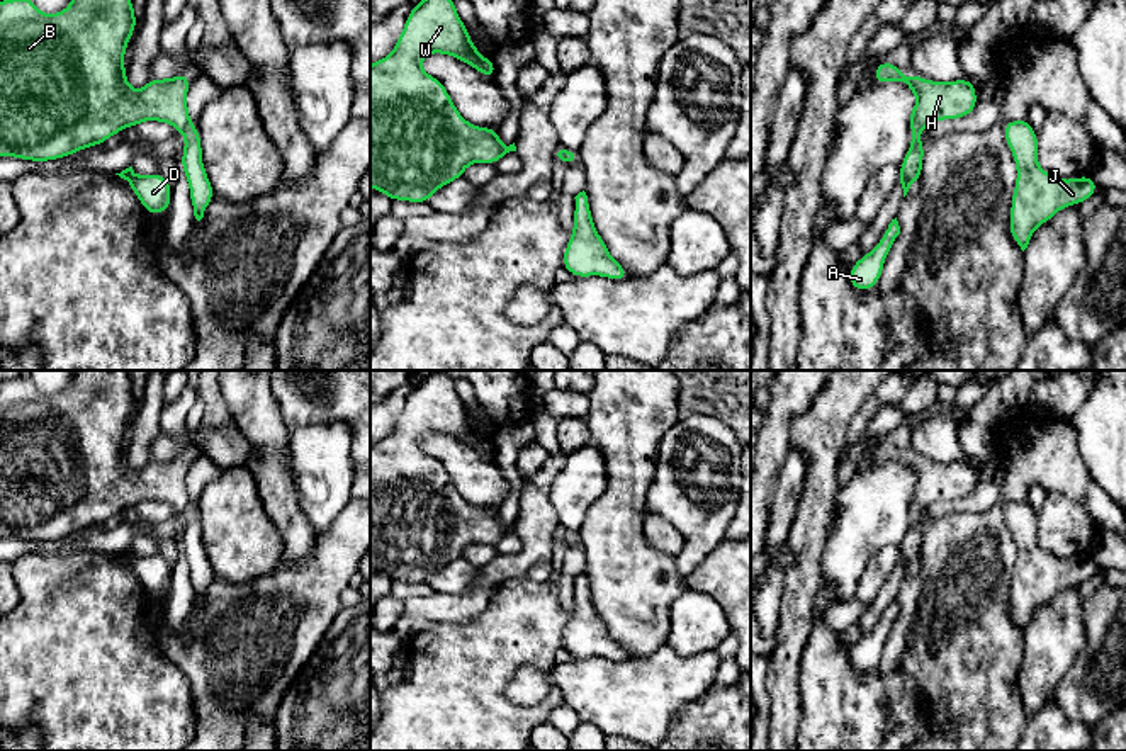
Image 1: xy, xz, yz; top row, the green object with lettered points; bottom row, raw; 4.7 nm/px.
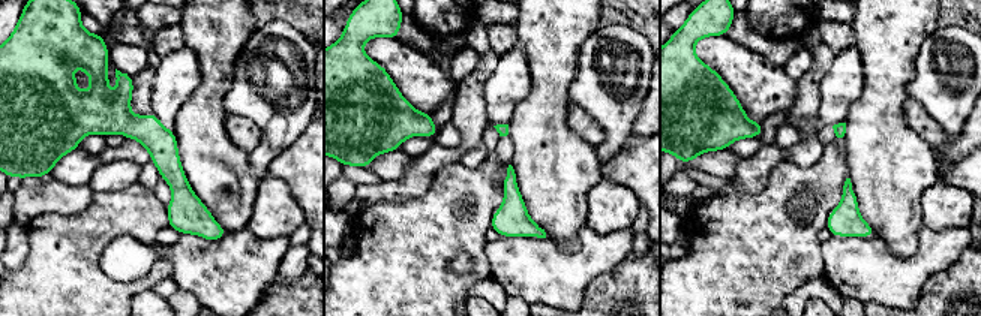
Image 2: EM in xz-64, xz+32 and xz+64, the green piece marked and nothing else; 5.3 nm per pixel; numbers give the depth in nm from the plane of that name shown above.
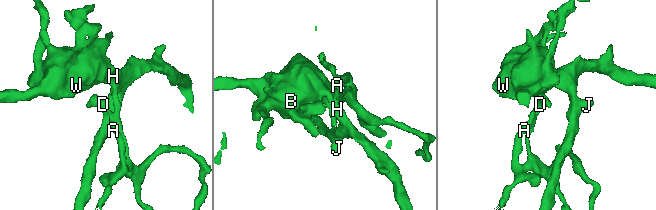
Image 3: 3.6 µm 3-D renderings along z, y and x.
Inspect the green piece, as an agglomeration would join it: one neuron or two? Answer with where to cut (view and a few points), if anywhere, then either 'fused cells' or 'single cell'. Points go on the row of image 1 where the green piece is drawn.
cut yz (911, 124), (923, 128); fused cells

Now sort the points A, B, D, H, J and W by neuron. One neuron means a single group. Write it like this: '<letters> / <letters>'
A D / B H J W

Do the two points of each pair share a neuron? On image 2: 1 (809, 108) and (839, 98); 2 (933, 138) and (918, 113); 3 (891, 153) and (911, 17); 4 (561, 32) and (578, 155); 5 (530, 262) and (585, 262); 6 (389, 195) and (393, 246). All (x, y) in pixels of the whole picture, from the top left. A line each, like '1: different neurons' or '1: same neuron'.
1: different neurons
2: same neuron
3: same neuron
4: same neuron
5: same neuron
6: different neurons

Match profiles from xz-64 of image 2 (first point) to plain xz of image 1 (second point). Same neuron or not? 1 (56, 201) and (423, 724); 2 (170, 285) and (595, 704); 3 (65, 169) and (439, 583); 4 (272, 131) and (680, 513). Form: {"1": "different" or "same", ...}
{"1": "different", "2": "different", "3": "same", "4": "same"}

